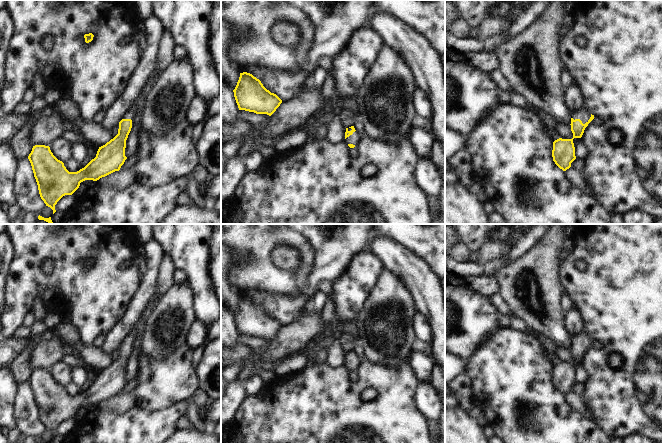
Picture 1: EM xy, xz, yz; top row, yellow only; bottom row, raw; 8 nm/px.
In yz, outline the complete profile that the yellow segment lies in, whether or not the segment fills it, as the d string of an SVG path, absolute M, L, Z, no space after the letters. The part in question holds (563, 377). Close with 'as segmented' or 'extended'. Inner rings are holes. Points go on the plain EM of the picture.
M584 329L579 334L572 337L570 349L573 362L559 362L553 366L553 385L563 395L569 393L571 391L571 387L576 383L573 363L581 362L585 352L593 343L594 339L592 339L591 335Z; extended

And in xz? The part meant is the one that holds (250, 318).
M247 296L240 297L233 316L239 334L256 338L271 340L282 327L276 318L267 314L259 303Z; as segmented

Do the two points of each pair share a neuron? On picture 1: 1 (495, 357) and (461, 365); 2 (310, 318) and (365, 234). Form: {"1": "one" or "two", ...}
{"1": "two", "2": "two"}

